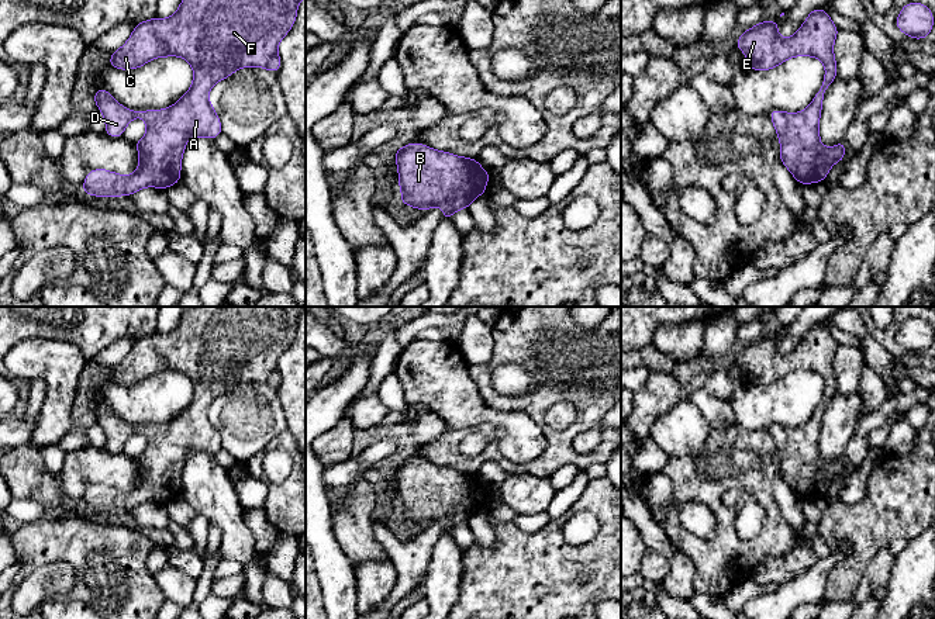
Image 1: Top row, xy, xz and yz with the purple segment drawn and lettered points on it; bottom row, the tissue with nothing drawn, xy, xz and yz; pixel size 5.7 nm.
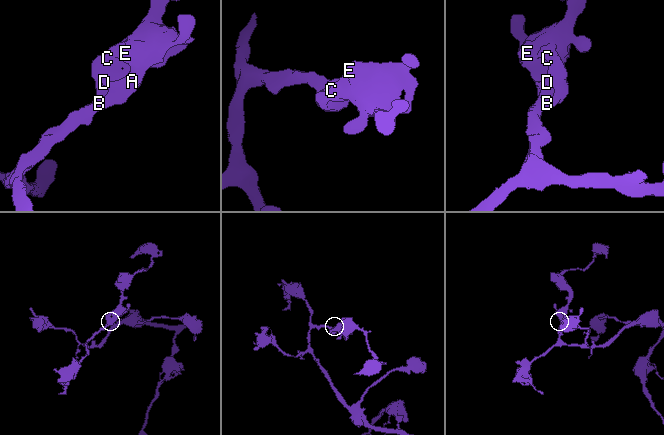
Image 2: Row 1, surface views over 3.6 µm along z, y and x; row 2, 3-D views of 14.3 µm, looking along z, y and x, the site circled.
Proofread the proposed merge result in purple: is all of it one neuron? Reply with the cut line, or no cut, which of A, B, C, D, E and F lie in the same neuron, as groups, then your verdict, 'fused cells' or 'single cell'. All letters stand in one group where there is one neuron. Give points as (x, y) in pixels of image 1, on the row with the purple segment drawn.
no cut; A B C D E F; single cell

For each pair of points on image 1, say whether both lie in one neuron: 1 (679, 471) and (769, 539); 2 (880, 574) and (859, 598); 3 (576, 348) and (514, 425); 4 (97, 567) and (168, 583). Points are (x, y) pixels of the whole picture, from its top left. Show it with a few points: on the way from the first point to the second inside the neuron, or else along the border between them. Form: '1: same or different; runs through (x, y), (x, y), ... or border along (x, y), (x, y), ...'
1: same; runs through (706, 493), (725, 515), (725, 531), (742, 545)
2: same; runs through (875, 580), (863, 592)
3: different; border along (492, 407), (524, 411), (538, 425), (545, 438)
4: different; border along (152, 577), (166, 598)

